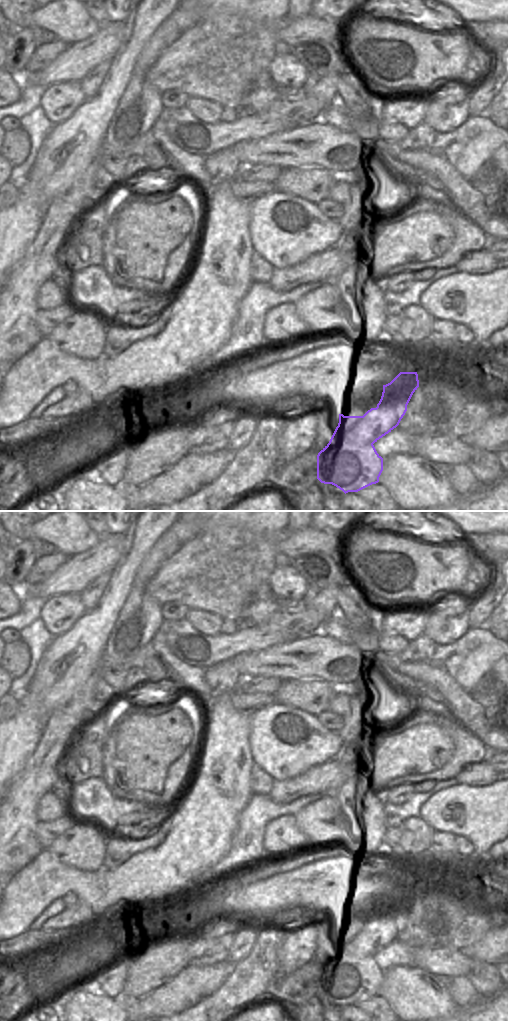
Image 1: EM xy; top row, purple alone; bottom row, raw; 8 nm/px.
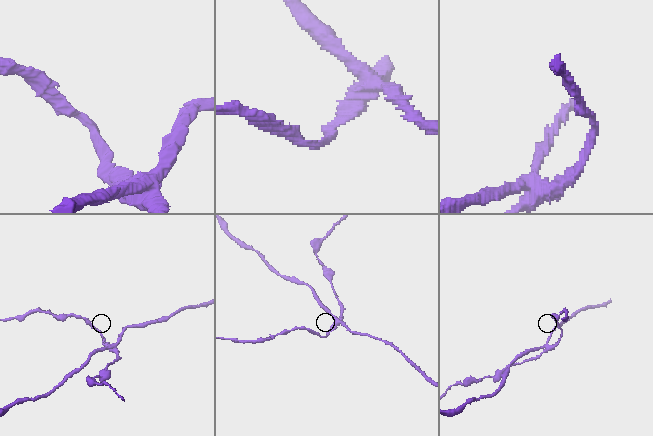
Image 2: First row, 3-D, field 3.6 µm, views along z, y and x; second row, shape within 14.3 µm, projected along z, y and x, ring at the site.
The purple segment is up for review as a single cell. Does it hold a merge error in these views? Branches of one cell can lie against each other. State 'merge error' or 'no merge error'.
merge error

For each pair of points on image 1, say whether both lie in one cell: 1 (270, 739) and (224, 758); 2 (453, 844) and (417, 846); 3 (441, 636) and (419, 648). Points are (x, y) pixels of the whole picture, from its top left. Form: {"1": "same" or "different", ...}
{"1": "different", "2": "same", "3": "different"}

